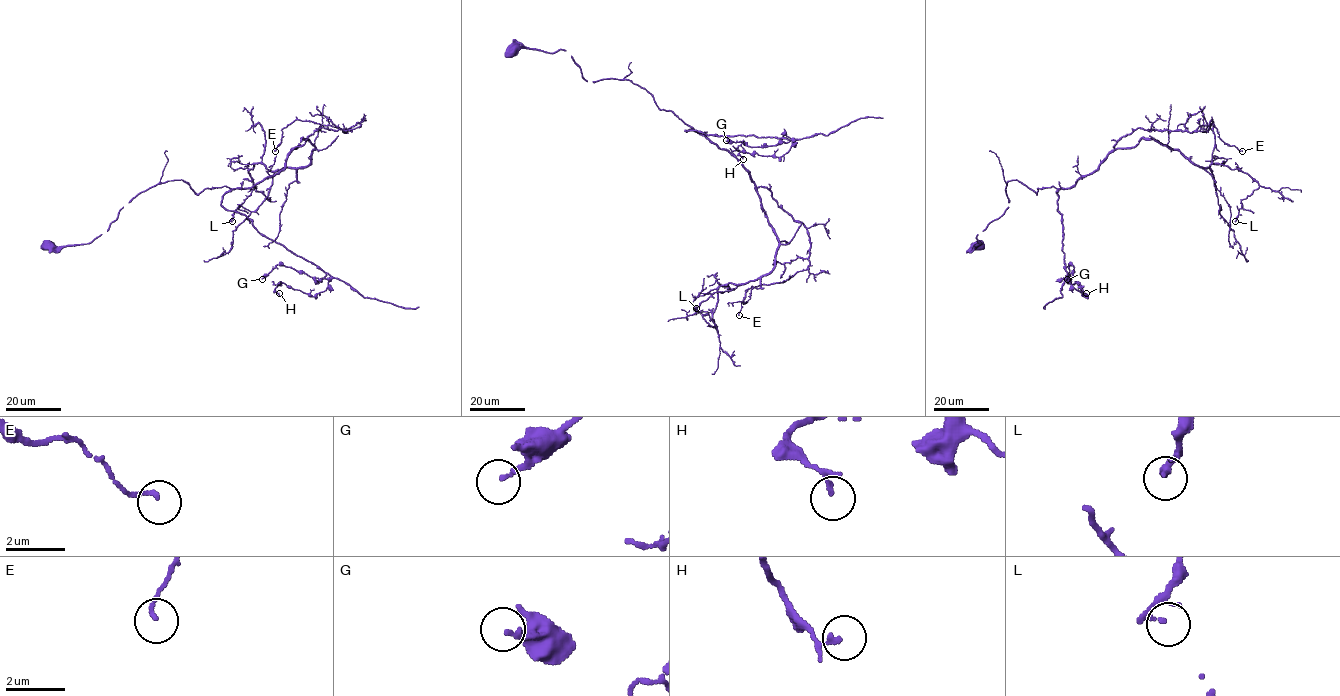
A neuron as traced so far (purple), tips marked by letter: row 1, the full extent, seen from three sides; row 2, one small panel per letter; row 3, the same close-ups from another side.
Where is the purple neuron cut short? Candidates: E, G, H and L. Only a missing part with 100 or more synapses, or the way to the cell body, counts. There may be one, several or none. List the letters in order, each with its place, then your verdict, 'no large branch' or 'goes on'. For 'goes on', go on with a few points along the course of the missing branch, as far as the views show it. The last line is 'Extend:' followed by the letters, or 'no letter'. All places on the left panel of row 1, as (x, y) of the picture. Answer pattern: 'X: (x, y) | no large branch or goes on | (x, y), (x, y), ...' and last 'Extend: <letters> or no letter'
E: (275, 151) | no large branch
G: (262, 279) | no large branch
H: (279, 293) | no large branch
L: (232, 221) | no large branch
Extend: no letter

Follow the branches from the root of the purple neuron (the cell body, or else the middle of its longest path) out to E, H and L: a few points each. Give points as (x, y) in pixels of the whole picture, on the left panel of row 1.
E: (47, 243), (91, 242), (167, 181), (197, 194), (252, 188), (315, 131), (346, 131), (295, 120), (275, 151)
H: (47, 243), (91, 242), (167, 181), (227, 186), (224, 207), (330, 277), (315, 296), (279, 293)
L: (47, 243), (91, 242), (167, 181), (197, 194), (252, 188), (307, 139), (306, 166), (253, 164), (232, 221)

